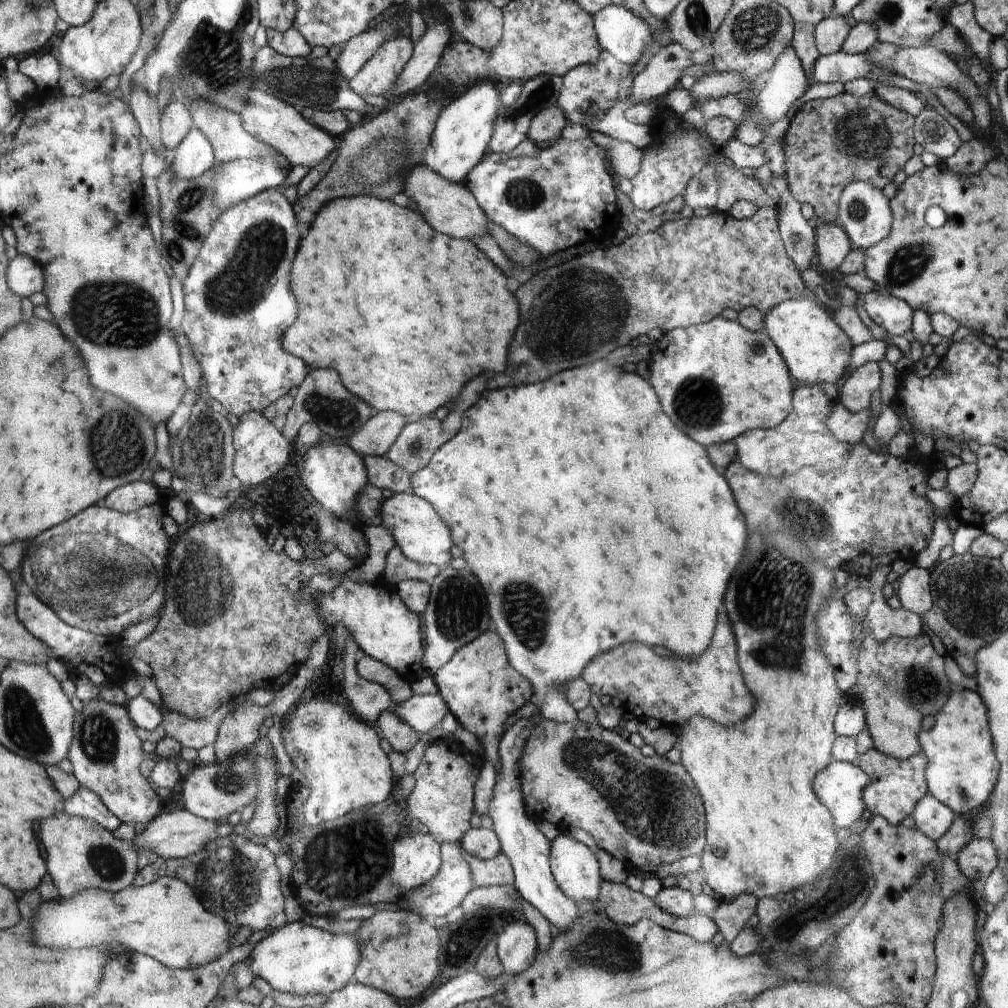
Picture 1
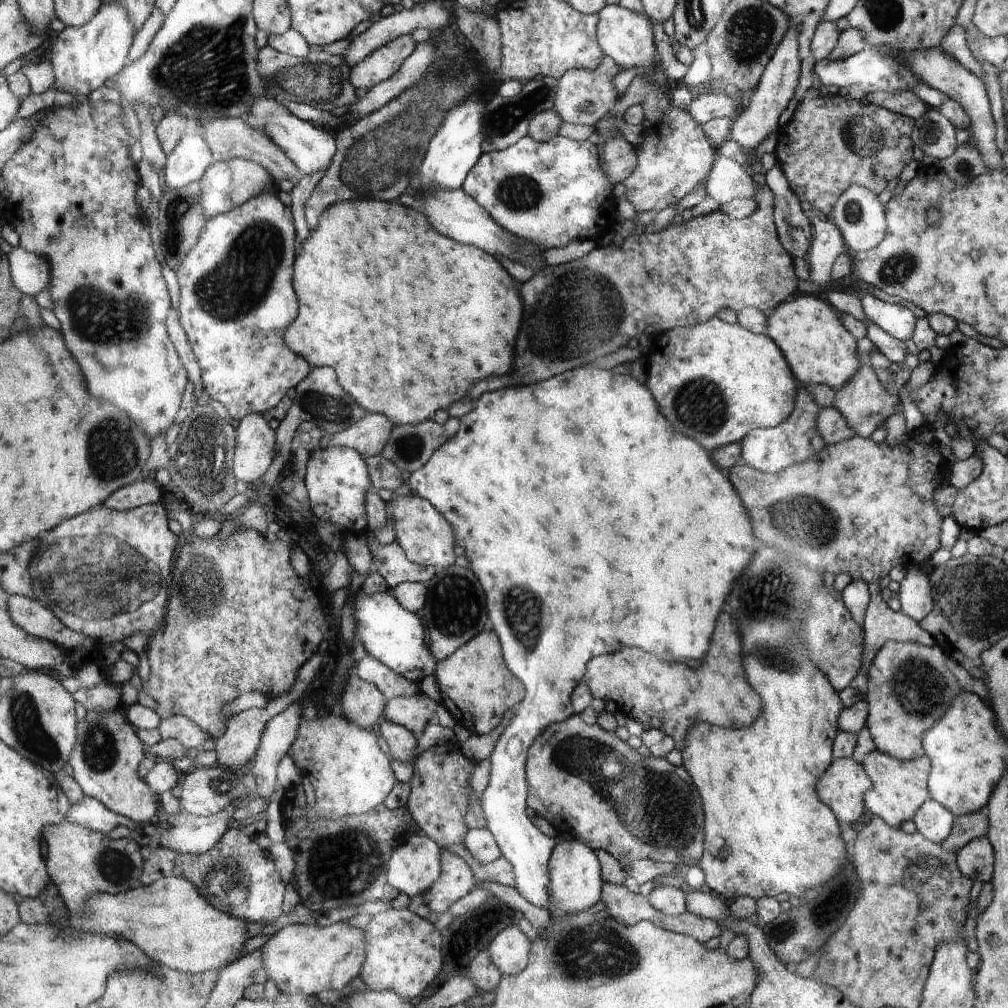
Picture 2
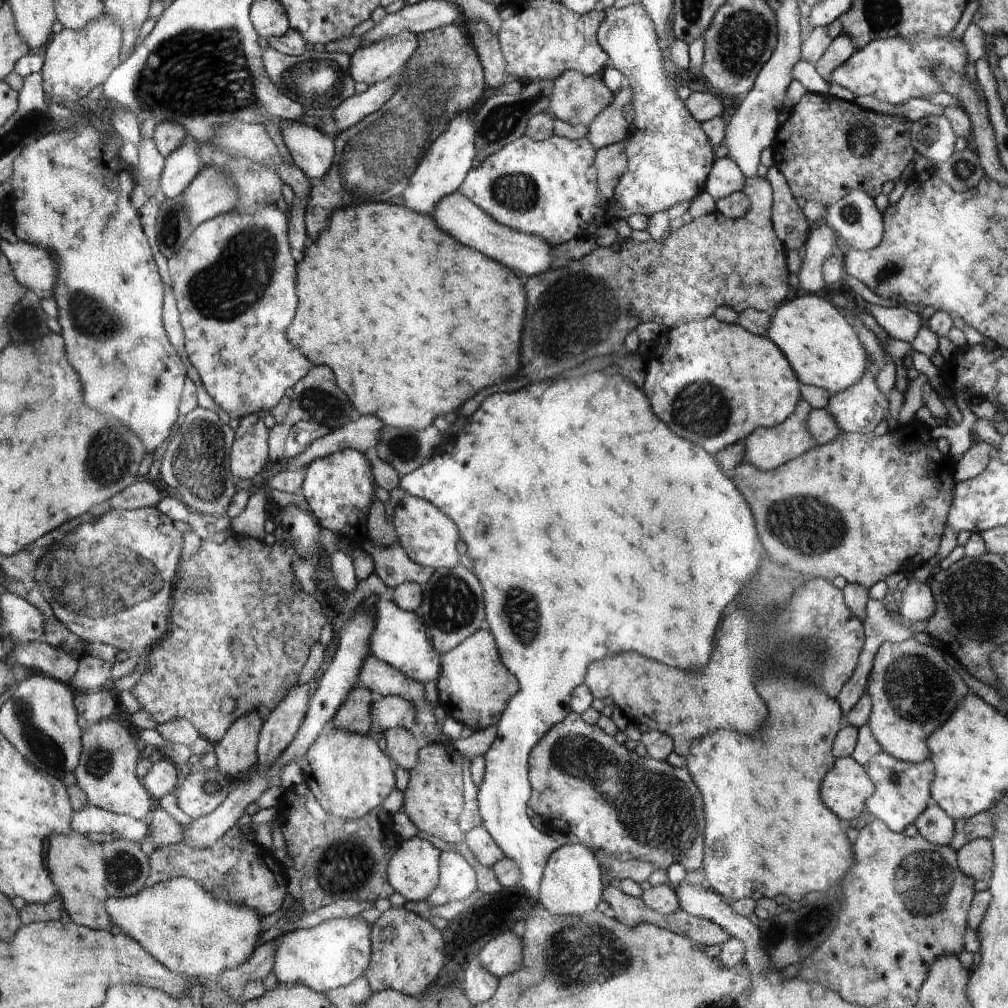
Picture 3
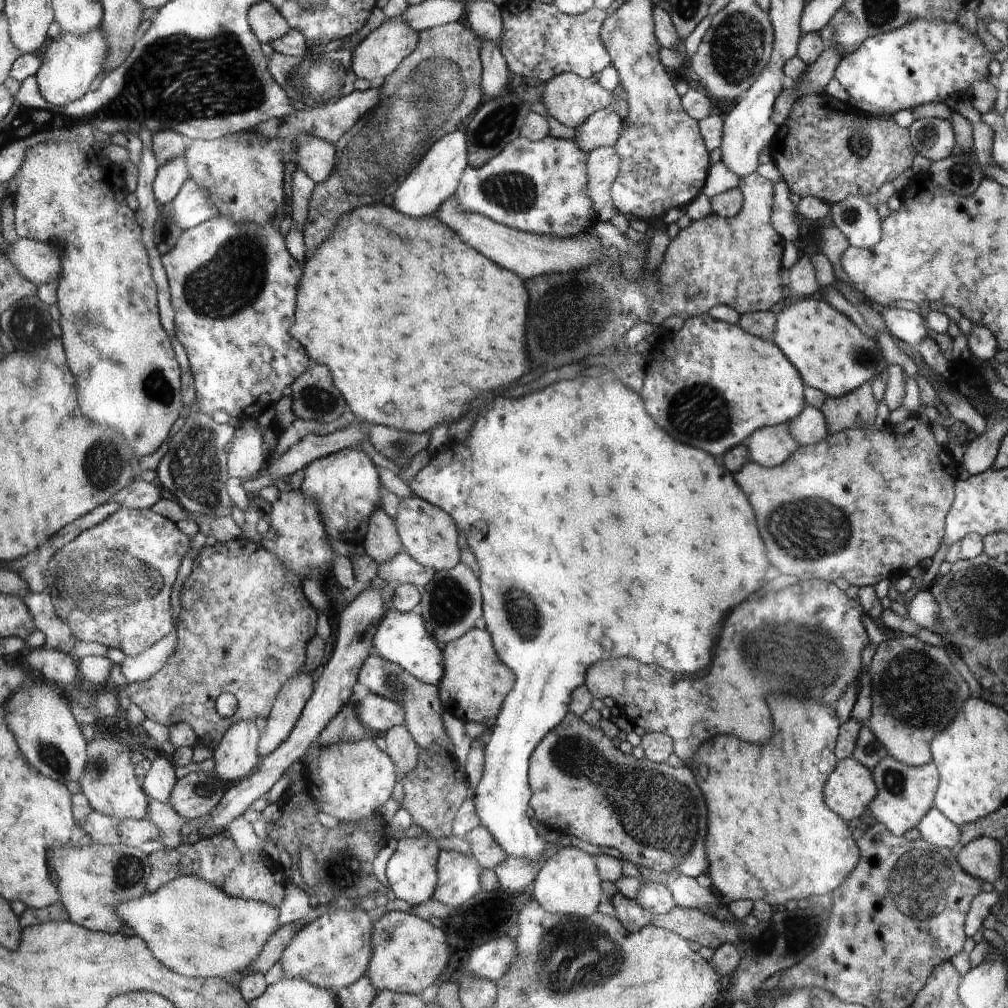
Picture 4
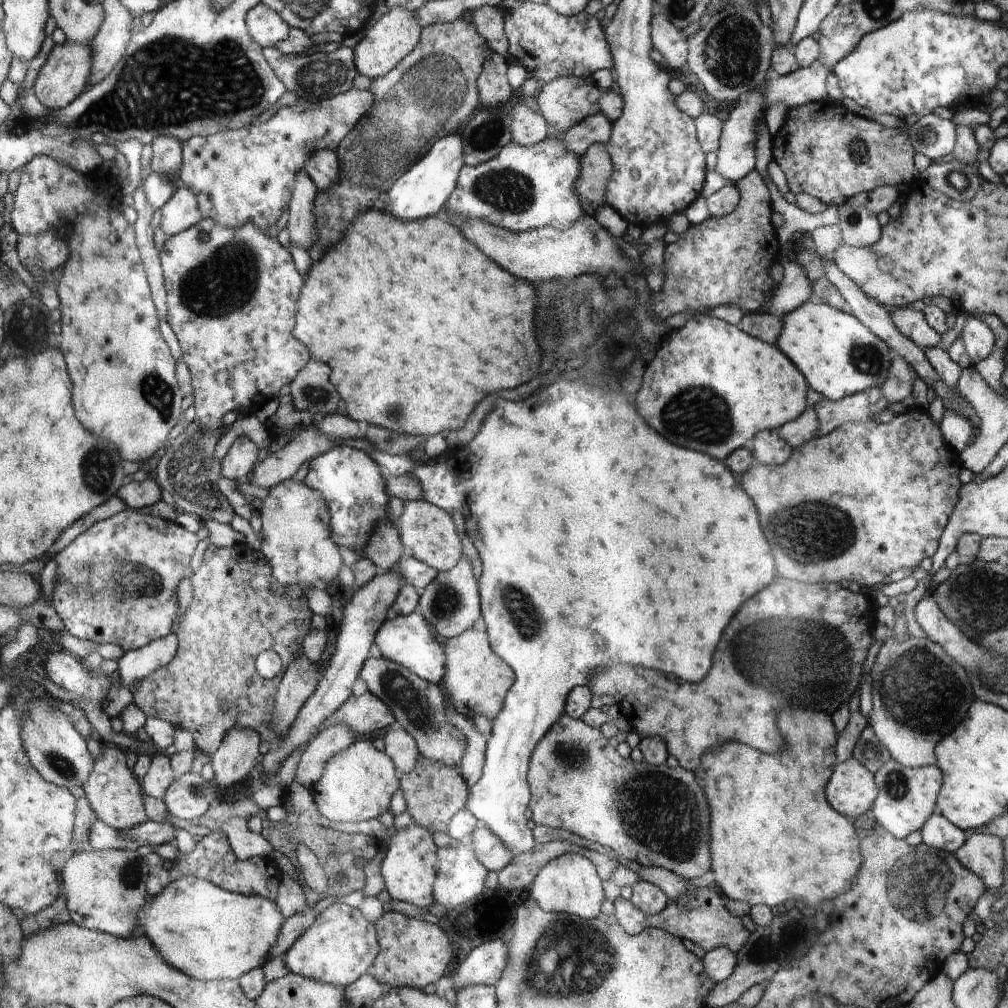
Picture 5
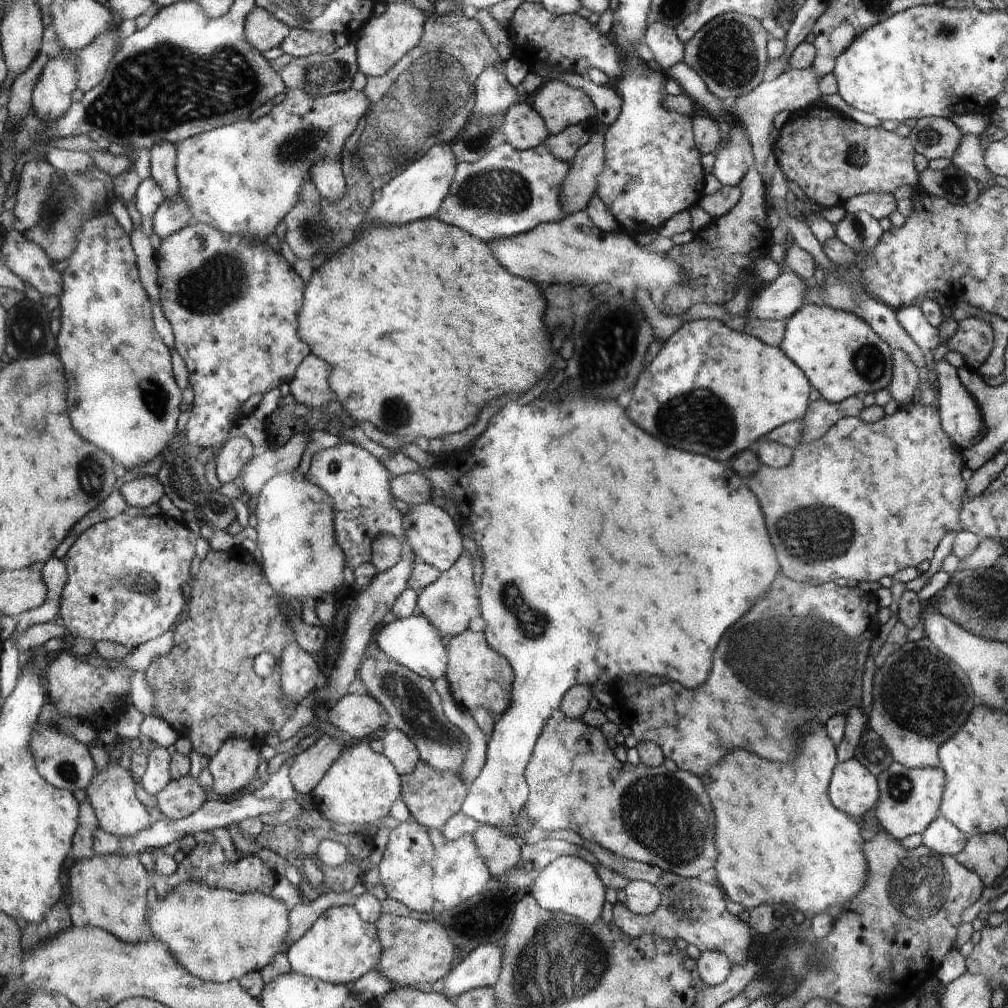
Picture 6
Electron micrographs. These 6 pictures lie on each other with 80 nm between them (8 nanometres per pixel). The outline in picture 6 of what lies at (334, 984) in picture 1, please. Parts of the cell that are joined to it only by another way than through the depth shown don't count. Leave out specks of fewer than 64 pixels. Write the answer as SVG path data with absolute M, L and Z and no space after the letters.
M352 905L331 907L286 951L291 970L321 981L352 985L382 960L382 941L375 923L364 922Z

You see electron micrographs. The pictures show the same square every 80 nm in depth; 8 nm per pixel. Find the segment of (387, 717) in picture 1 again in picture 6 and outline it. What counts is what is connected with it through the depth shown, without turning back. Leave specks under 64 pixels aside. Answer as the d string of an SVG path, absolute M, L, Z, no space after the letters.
M398 728L388 731L382 742L383 753L396 765L400 774L412 772L421 760L414 741Z

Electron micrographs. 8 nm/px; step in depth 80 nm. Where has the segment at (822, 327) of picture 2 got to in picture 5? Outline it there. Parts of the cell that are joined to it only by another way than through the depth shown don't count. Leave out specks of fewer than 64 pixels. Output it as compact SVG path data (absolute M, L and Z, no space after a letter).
M806 302L785 314L782 320L783 332L776 346L824 399L838 402L886 382L892 360L891 350L852 314L845 314L828 304Z

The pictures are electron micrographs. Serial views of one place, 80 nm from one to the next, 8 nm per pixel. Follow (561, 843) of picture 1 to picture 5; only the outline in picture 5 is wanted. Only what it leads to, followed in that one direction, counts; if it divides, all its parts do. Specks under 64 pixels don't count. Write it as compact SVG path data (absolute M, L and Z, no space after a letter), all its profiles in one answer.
M562 854L550 860L540 868L530 888L530 896L538 907L550 913L567 913L592 920L599 917L600 906L604 902L604 888L596 874L596 868L588 858L580 854Z

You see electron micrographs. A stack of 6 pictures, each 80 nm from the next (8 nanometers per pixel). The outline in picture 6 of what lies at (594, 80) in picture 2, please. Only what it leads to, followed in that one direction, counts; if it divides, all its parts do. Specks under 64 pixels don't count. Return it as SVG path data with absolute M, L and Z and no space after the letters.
M550 79L539 89L532 107L545 120L550 135L596 119L597 108L593 100L579 87Z

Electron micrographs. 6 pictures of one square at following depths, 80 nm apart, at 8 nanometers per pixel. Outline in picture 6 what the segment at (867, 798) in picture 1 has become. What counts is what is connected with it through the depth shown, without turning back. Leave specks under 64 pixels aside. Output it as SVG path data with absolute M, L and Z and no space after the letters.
M893 761L877 777L877 782L880 797L874 812L884 831L898 842L913 834L922 835L939 814L946 785L945 773L939 767L910 769Z

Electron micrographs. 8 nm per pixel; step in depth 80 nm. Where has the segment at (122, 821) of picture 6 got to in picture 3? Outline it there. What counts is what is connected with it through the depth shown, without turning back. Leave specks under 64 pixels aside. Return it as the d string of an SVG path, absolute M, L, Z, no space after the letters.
M109 717L95 723L88 723L83 732L83 752L79 766L74 770L77 785L86 793L90 803L113 813L128 815L150 826L152 800L148 789L140 784L134 774L139 764L140 752L128 730Z

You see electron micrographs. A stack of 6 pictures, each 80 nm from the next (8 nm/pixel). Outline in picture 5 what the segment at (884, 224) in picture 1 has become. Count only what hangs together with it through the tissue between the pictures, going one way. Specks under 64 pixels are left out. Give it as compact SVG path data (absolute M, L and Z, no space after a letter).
M847 201L838 207L839 228L843 243L852 247L873 246L882 237L883 227L866 206Z

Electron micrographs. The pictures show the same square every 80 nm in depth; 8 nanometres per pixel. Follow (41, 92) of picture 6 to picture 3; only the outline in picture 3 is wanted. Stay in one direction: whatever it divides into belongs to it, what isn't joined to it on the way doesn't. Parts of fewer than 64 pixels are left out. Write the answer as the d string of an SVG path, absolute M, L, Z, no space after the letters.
M104 12L102 17L90 22L84 29L75 31L64 28L55 34L44 52L44 65L41 69L44 94L83 103L88 92L96 86L102 86L107 76L122 62L123 28L116 19L106 14Z

